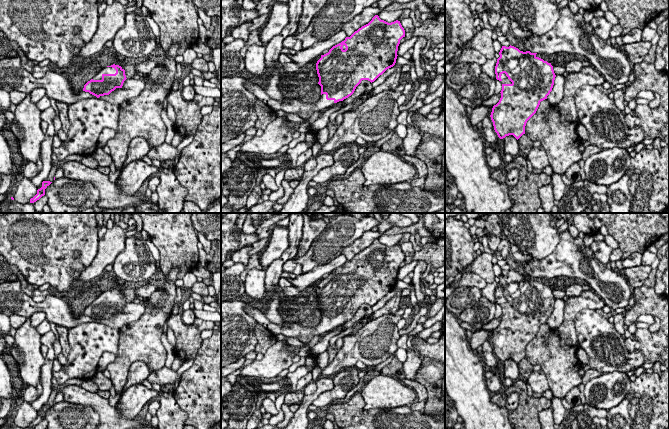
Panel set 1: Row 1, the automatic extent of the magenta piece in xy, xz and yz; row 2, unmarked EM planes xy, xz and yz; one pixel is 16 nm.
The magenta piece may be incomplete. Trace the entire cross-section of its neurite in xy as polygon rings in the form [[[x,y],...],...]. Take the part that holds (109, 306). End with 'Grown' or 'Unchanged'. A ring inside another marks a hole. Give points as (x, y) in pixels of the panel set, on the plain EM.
[[[111,289],[102,293],[93,303],[88,305],[83,315],[99,322],[109,319],[116,312],[122,312],[126,304],[125,294],[119,289]]]. Grown

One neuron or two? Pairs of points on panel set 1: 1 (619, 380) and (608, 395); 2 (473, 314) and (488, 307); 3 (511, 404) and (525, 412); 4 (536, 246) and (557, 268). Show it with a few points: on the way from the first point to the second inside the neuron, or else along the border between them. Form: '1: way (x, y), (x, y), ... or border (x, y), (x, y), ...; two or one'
1: way (616, 384), (609, 391); one
2: way (477, 314), (484, 311); one
3: border (516, 391), (518, 405), (513, 410); two
4: border (559, 237), (551, 253), (540, 259), (532, 257); two

